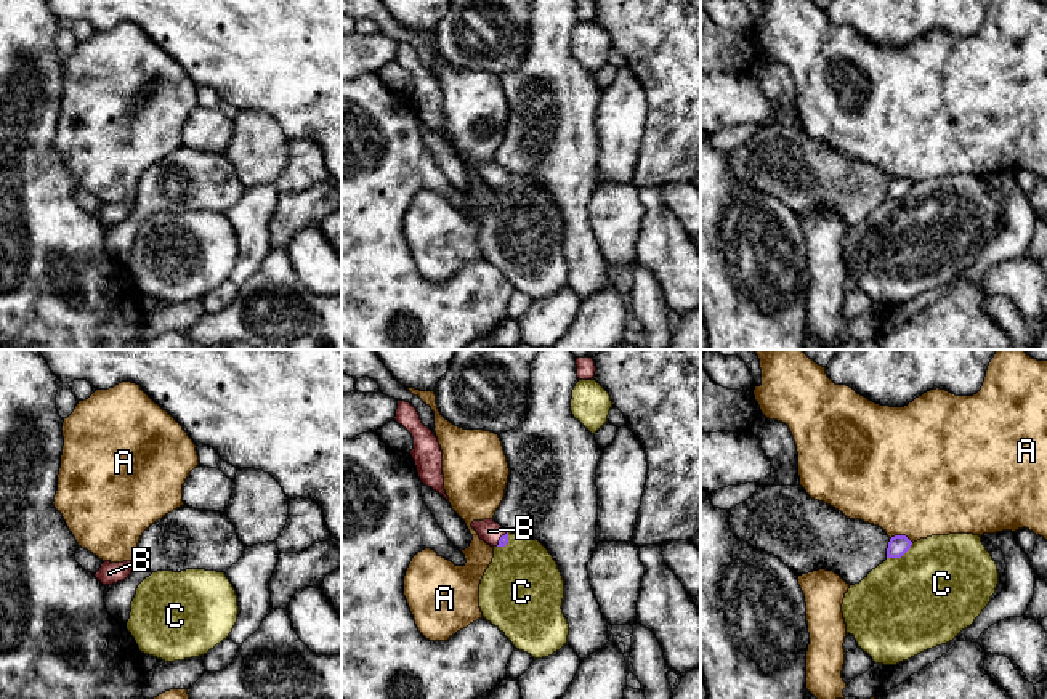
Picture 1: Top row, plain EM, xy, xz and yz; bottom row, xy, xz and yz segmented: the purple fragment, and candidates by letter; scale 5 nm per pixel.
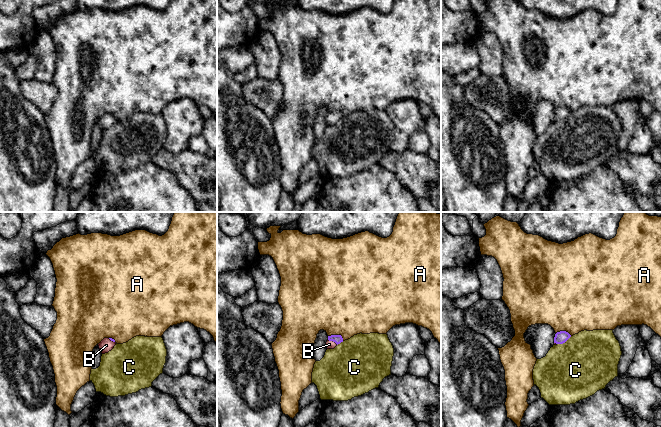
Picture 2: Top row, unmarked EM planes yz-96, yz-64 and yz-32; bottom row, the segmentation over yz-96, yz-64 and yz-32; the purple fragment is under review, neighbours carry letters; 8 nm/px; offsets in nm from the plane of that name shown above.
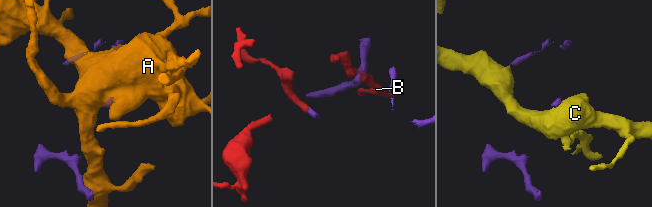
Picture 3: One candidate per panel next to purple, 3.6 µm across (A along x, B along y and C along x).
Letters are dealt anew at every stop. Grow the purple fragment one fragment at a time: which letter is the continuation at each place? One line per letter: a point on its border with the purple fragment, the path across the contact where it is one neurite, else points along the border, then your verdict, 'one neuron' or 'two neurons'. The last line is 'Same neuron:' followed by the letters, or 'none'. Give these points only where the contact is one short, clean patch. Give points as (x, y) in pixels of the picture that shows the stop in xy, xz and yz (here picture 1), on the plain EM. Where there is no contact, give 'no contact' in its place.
A: yz (901, 177) | two neurons
B: xz (501, 180) | two neurons
C: yz (900, 197) | two neurons
Same neuron: none

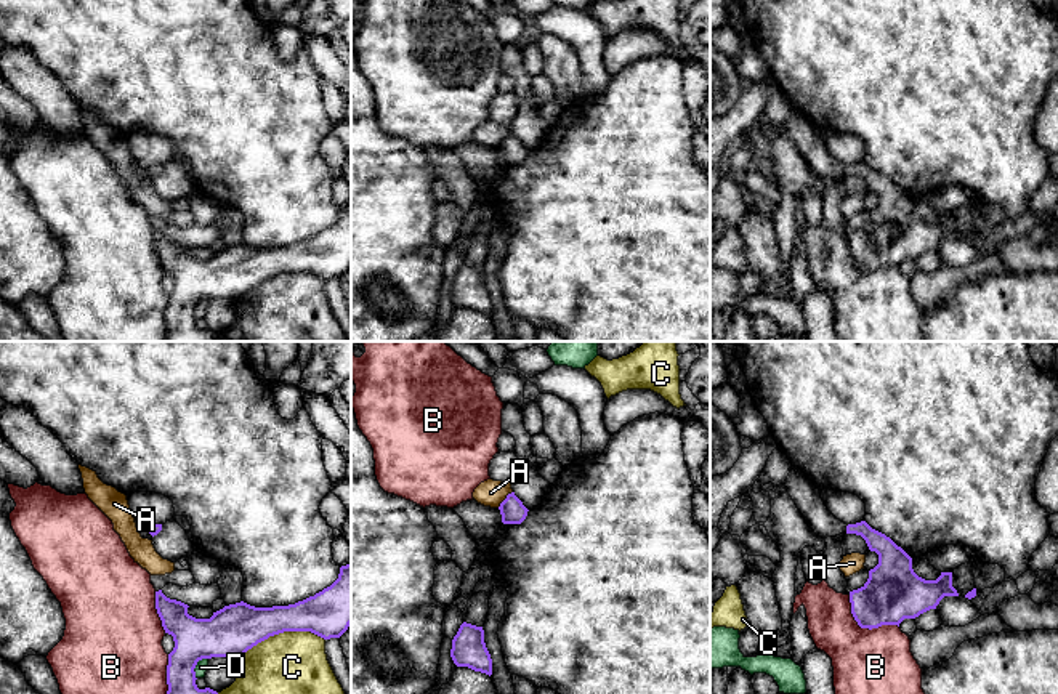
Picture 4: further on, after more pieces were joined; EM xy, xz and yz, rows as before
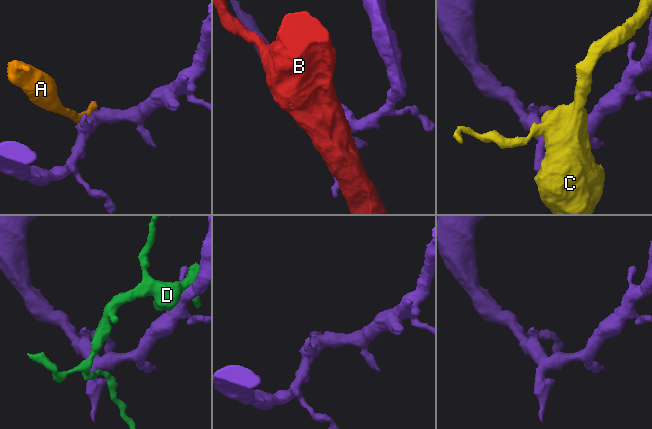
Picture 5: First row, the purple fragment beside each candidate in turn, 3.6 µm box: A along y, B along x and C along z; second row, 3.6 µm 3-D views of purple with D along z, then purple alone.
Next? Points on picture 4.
A: xz (505, 140) | along xz (512, 132), (497, 148) | two neurons
B: yz (864, 268) | two neurons
C: xy (278, 274) | two neurons
D: xy (196, 305) | two neurons
Same neuron: none

